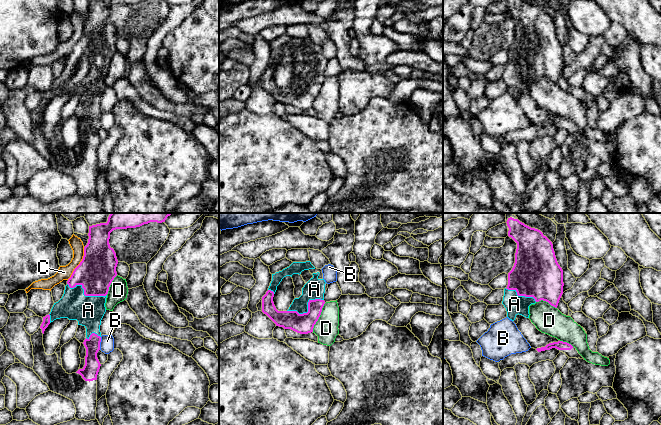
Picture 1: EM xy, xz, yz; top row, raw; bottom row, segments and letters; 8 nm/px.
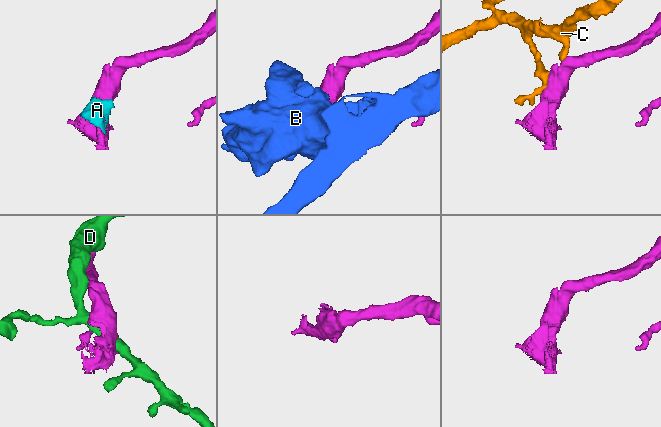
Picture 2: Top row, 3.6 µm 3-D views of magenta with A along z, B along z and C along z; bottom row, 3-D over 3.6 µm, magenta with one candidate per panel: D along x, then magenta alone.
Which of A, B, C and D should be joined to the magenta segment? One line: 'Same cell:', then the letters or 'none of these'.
Same cell: A

